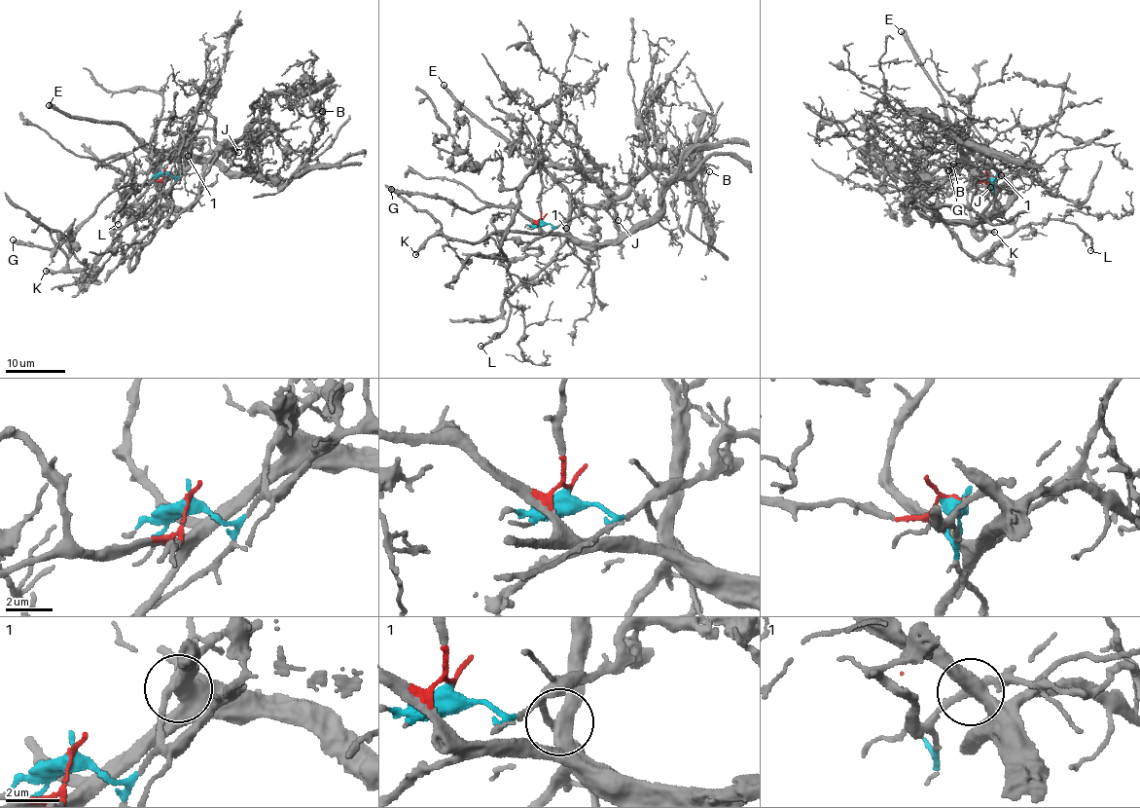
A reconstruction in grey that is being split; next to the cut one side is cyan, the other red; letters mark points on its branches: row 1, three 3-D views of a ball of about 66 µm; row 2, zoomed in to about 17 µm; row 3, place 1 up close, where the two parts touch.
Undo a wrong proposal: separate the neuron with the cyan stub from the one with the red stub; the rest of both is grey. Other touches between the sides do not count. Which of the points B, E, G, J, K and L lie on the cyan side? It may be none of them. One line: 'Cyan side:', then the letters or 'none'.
Cyan side: B, J, L

